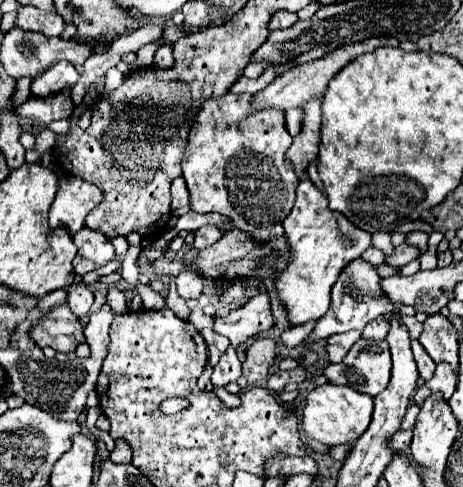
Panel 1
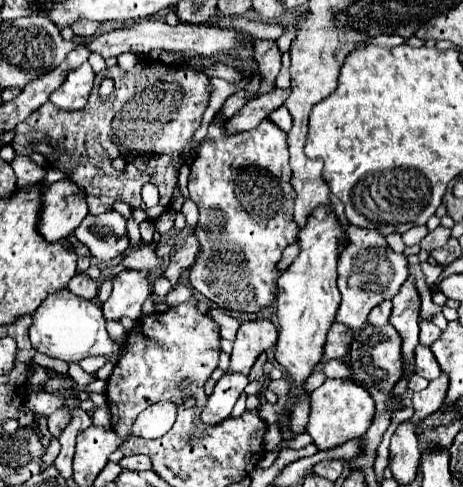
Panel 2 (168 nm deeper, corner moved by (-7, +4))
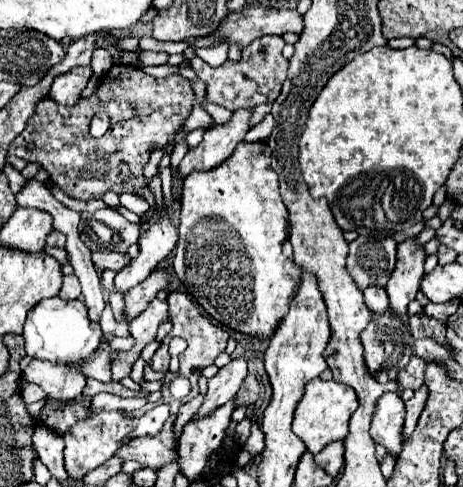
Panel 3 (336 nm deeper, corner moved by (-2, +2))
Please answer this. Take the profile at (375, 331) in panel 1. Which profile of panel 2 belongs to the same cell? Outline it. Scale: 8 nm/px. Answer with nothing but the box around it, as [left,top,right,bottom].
[368,302,390,326]

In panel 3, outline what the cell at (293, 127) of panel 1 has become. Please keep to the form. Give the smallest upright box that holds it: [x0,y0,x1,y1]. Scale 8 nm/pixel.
[245,114,273,142]

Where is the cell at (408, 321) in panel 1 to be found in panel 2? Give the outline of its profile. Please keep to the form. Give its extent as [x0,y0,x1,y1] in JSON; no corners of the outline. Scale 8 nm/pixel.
[420,322,440,346]

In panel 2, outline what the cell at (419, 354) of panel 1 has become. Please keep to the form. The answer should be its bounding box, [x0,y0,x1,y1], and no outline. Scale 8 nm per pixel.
[414,344,440,380]

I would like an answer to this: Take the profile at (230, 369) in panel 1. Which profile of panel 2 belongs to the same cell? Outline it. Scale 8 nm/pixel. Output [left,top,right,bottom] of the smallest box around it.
[200,374,250,426]

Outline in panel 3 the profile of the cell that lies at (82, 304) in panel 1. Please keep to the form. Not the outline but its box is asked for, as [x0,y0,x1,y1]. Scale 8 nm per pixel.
[59,276,81,300]

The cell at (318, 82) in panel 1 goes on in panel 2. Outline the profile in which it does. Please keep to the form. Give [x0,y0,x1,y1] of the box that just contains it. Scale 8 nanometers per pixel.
[226,88,290,134]

